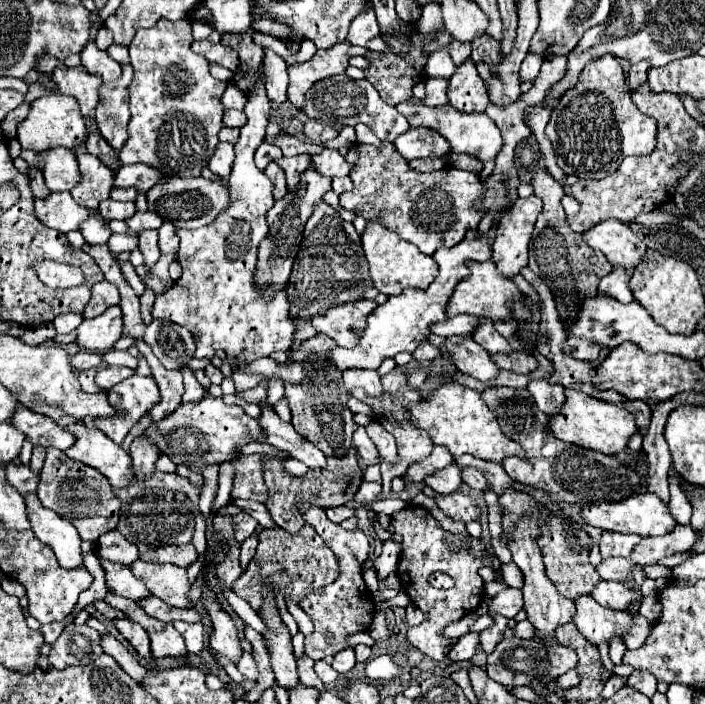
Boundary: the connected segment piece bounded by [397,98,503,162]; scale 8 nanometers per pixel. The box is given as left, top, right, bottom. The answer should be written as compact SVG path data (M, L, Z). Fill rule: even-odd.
M411 98L407 102L401 102L397 106L397 110L407 118L407 122L413 128L425 126L425 128L437 130L443 138L449 140L451 150L457 152L457 154L469 154L469 156L475 156L475 158L487 162L487 160L493 160L497 156L497 152L501 150L501 146L503 146L501 132L495 126L495 122L491 118L487 118L487 114L459 114L449 104L447 106L439 106L439 108L429 108L429 106L425 106L417 98Z

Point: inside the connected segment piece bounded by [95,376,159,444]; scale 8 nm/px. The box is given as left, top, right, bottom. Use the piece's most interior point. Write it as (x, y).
(131, 399)

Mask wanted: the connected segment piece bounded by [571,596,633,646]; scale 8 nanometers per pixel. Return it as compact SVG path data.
M591 596L575 598L573 602L575 602L575 618L571 622L589 642L597 646L601 642L609 642L617 634L623 636L633 622L633 616L629 616L627 612L603 608Z

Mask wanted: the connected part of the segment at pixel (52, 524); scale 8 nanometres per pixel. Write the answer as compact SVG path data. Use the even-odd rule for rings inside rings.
M25 494L27 518L31 522L31 530L35 536L53 548L59 564L63 568L77 568L83 564L81 560L81 538L75 526L67 524L67 520L59 518L53 510L41 506L37 494Z

